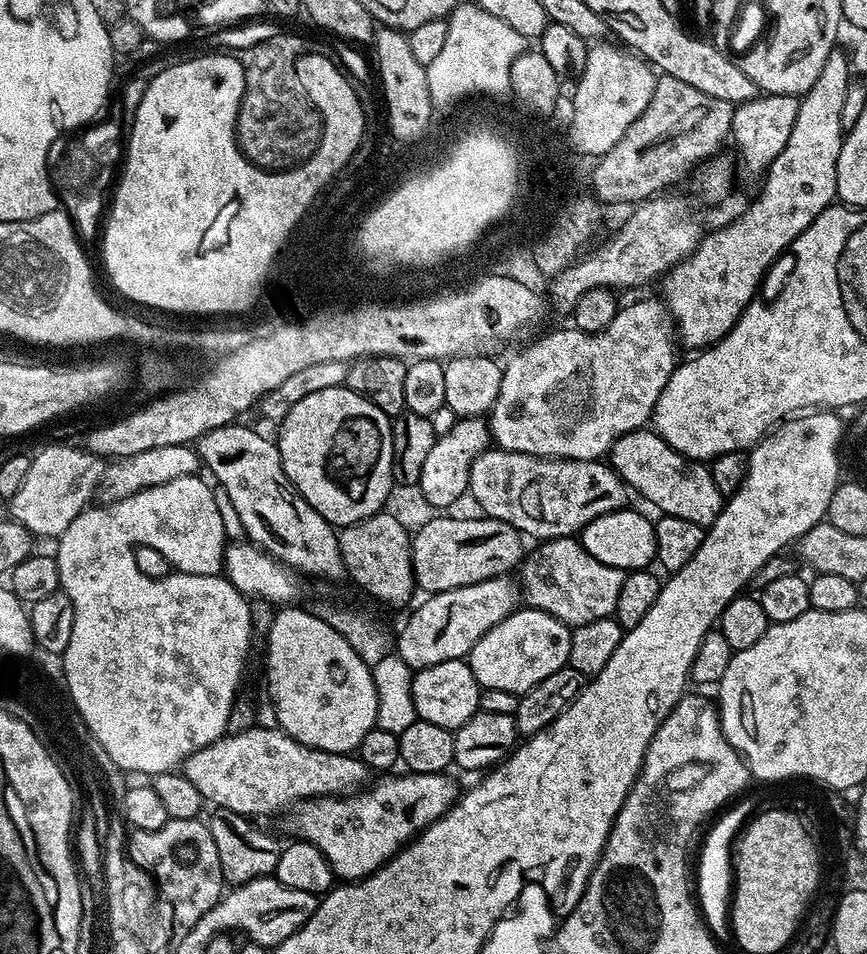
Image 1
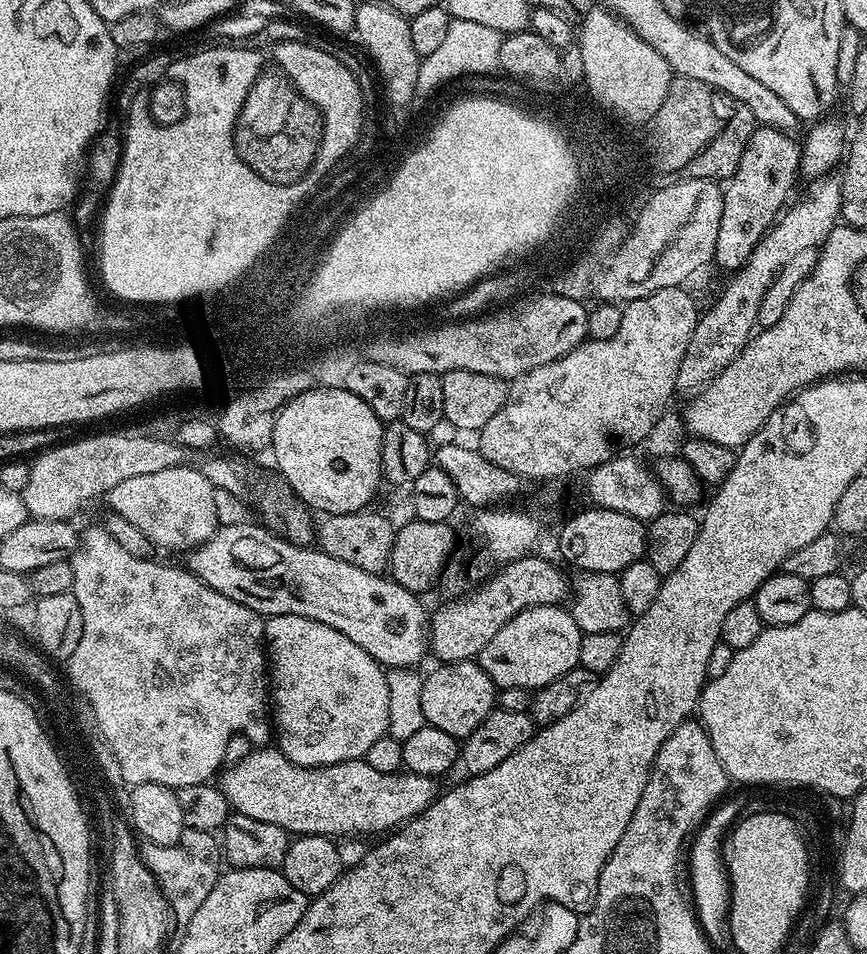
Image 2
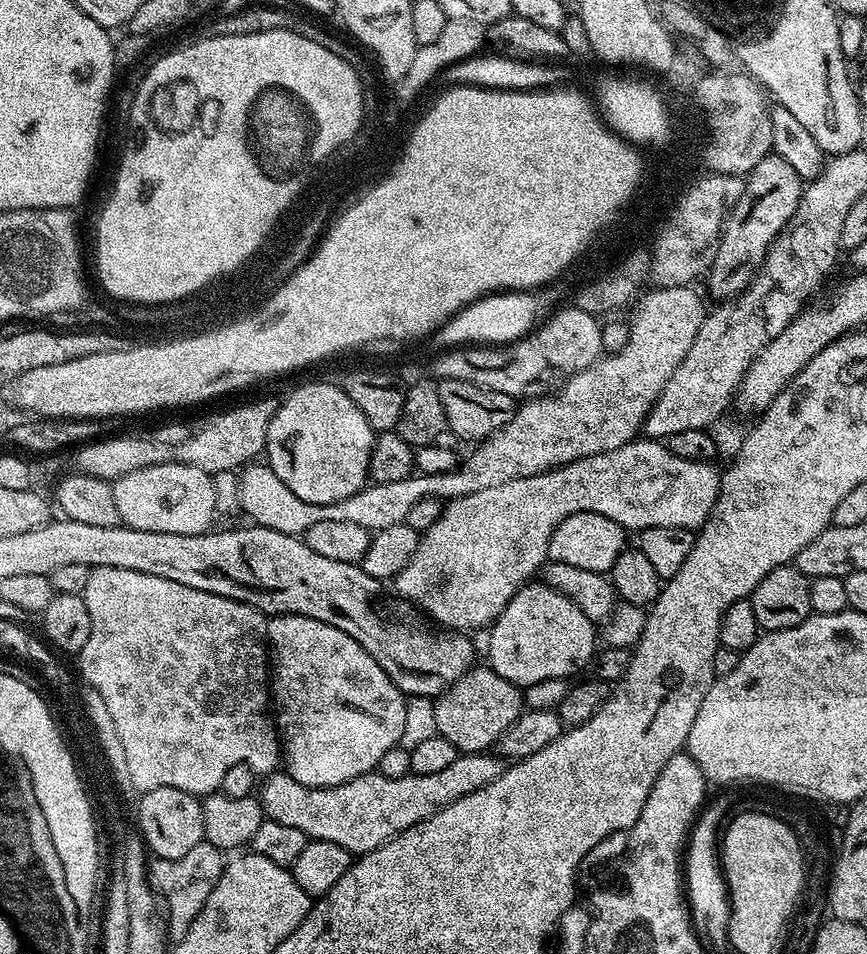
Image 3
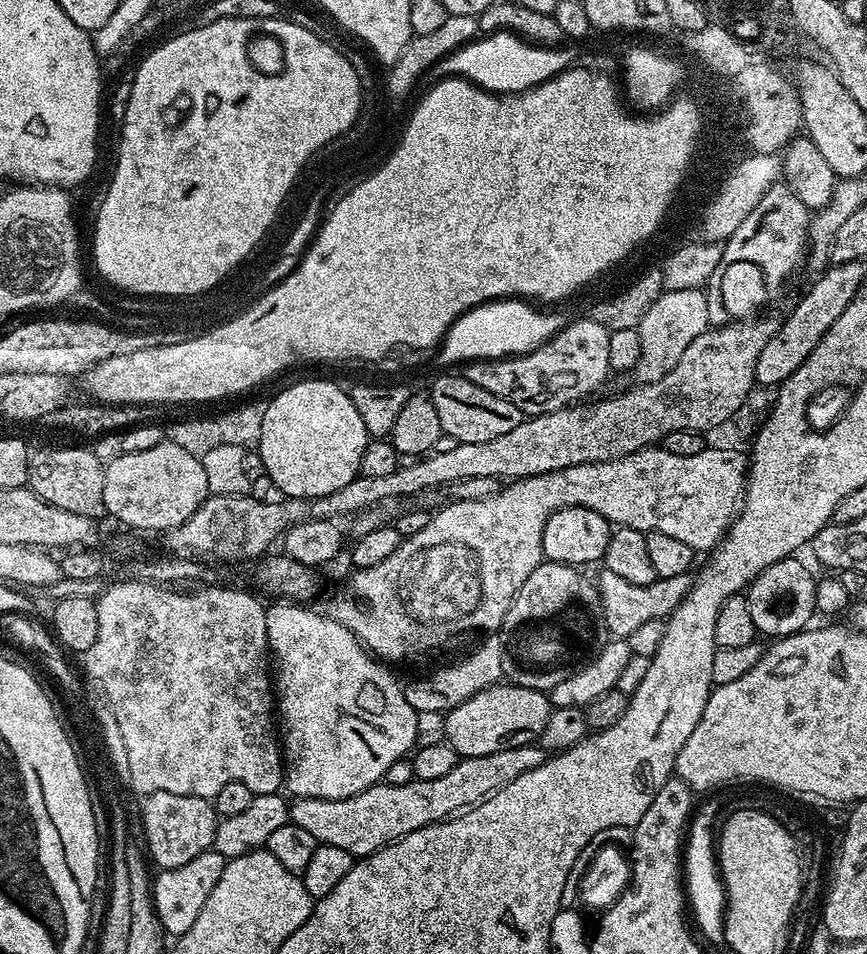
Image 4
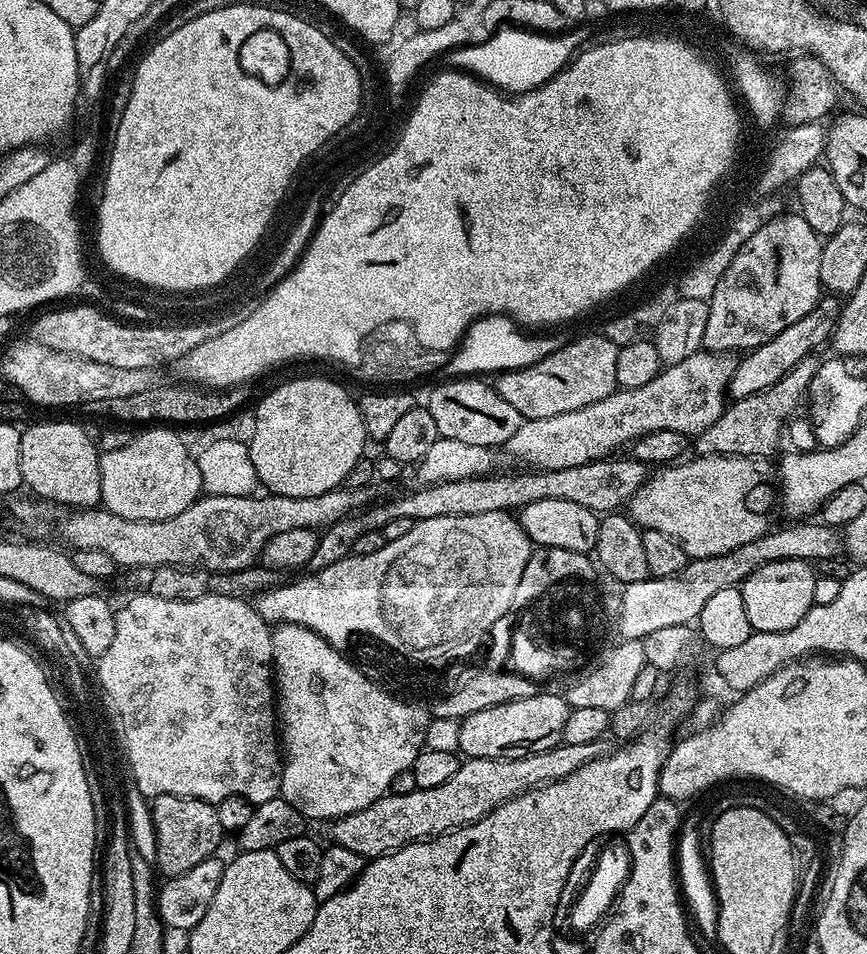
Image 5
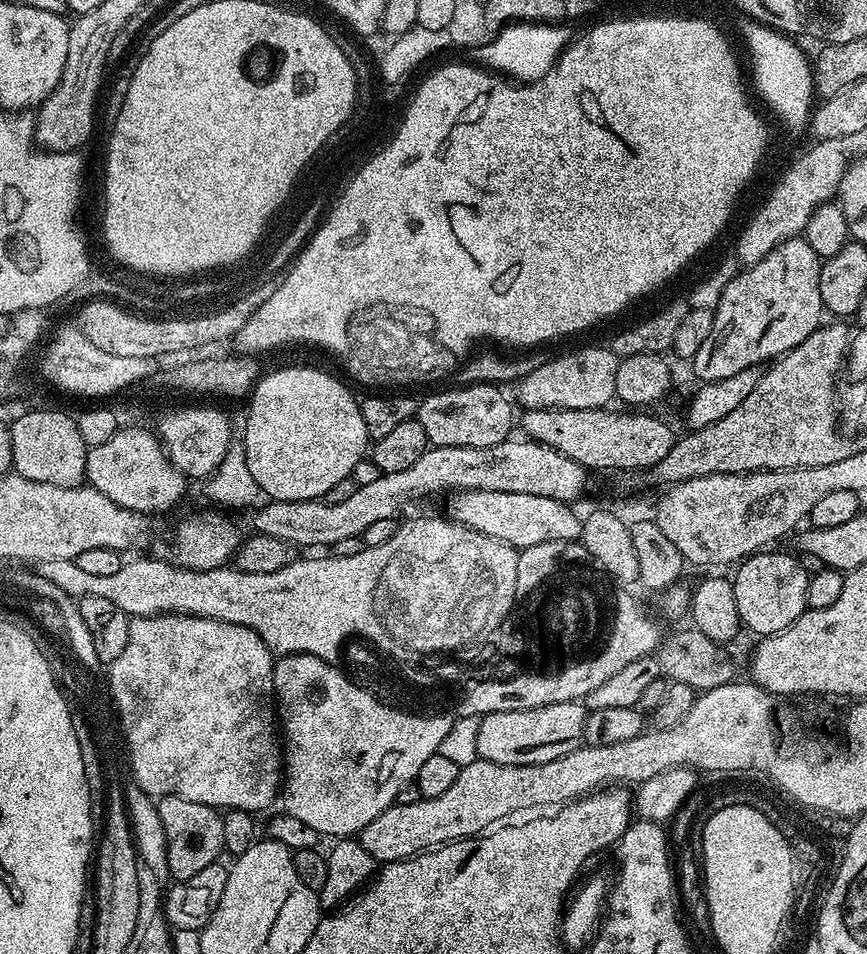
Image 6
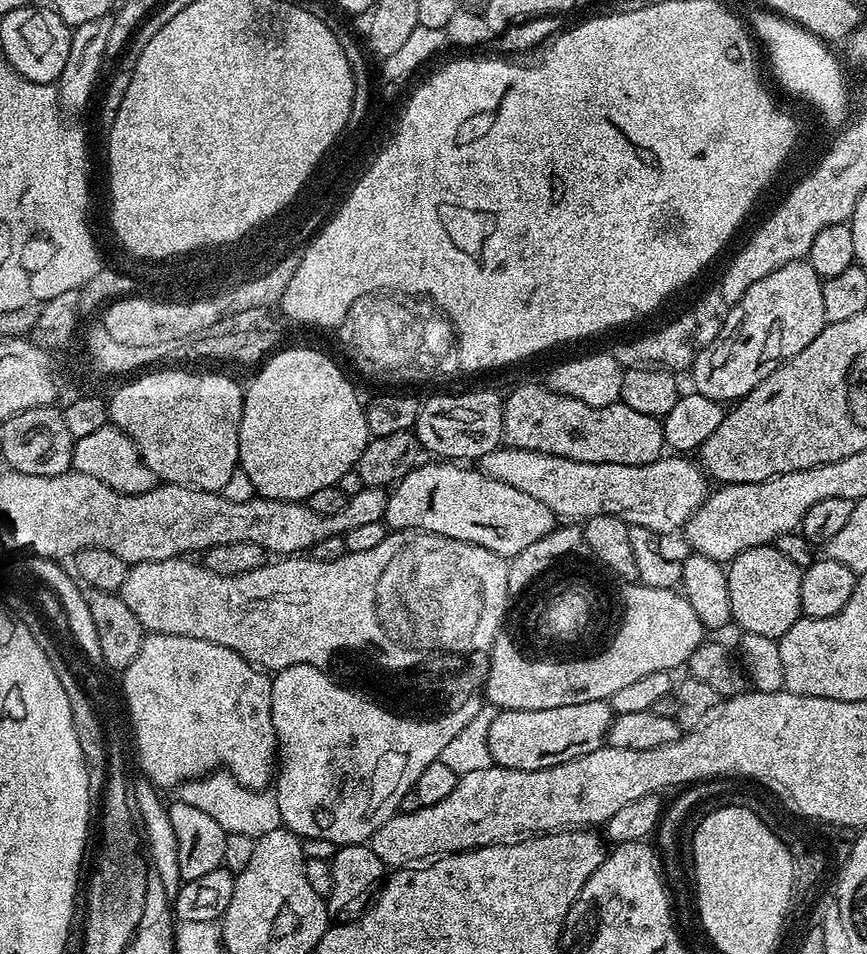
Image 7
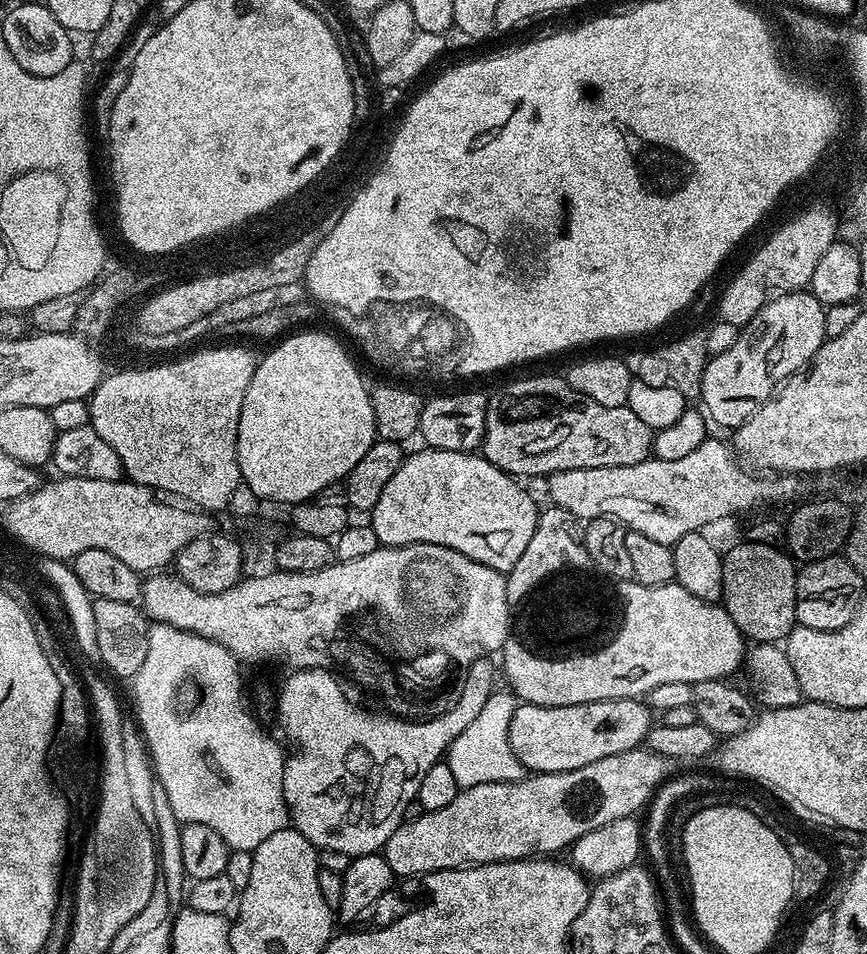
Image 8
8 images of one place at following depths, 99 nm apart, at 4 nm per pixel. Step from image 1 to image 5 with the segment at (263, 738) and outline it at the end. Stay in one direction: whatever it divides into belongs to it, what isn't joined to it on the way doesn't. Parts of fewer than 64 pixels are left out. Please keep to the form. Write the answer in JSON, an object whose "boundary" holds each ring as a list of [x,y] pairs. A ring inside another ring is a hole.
{"boundary":[[[561,742],[550,750],[528,752],[522,758],[465,759],[458,766],[458,771],[447,782],[442,782],[442,786],[417,787],[414,794],[389,794],[378,798],[378,802],[370,802],[366,810],[331,821],[331,843],[346,846],[346,850],[354,850],[354,854],[359,856],[375,858],[407,844],[415,844],[418,840],[443,836],[455,828],[478,822],[499,804],[513,800],[529,788],[552,784],[574,774],[574,770],[586,766],[586,762],[601,756],[600,747],[599,743],[570,746]]]}

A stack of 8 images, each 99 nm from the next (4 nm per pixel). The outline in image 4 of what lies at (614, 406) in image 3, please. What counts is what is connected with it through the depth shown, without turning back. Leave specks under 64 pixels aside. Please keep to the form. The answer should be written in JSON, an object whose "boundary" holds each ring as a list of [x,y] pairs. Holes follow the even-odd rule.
{"boundary":[[[699,288],[663,291],[648,310],[642,314],[638,327],[642,352],[634,369],[634,376],[640,384],[652,384],[662,379],[674,366],[678,366],[678,358],[698,338],[698,334],[708,331],[708,294]]]}

